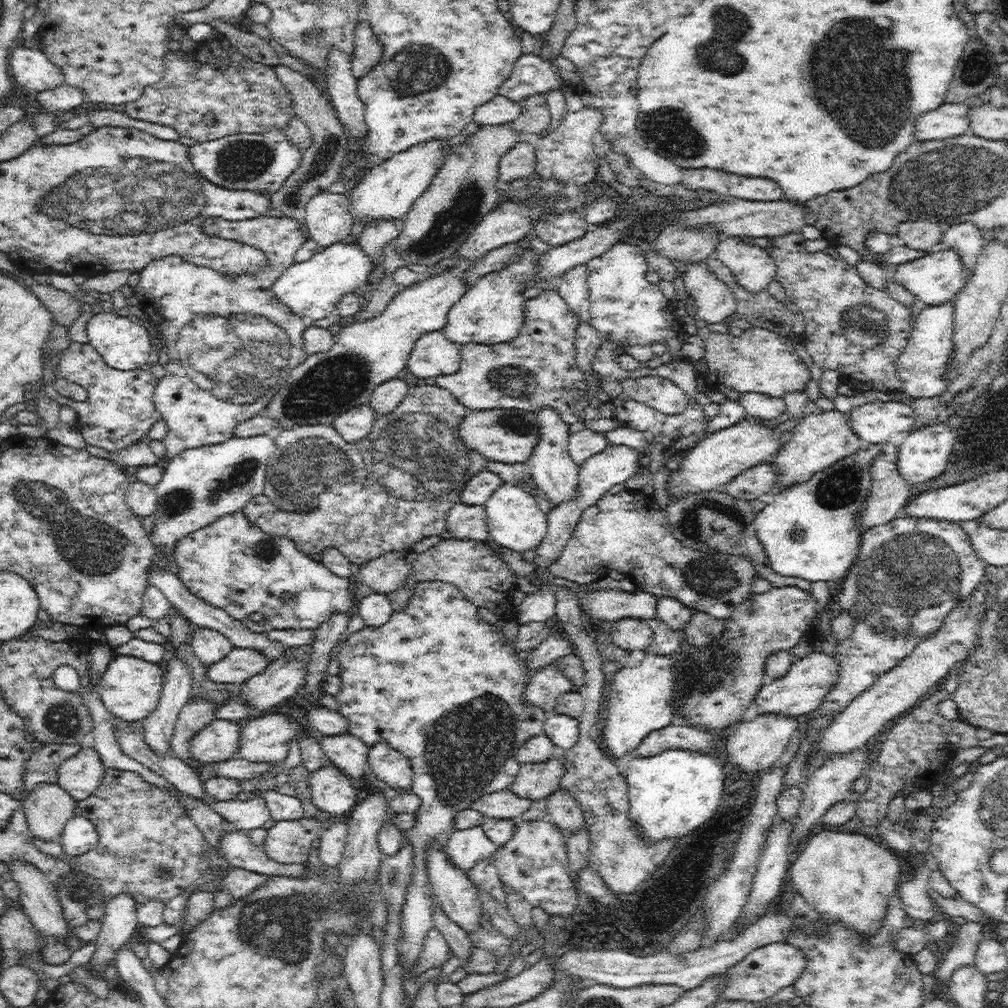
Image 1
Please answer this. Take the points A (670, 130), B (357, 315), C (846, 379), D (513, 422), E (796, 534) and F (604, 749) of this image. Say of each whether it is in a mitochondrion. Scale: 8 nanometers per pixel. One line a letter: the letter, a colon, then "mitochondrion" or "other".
A: mitochondrion
B: other
C: other
D: mitochondrion
E: mitochondrion
F: other

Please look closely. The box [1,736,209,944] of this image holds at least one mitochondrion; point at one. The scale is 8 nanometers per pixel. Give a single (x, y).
(158, 809)

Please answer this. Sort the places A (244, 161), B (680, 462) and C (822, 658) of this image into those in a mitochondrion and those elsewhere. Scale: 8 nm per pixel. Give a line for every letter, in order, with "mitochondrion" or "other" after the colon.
A: mitochondrion
B: other
C: other

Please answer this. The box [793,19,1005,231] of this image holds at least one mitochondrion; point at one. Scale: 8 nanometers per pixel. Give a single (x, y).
(973, 71)

